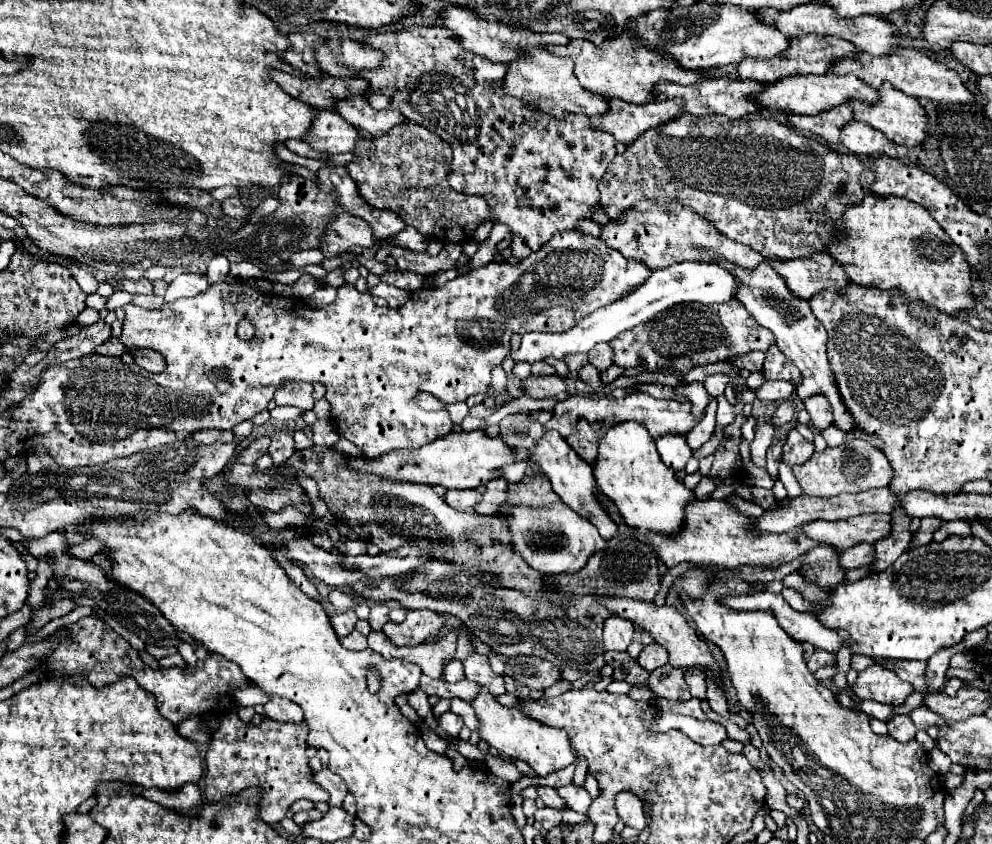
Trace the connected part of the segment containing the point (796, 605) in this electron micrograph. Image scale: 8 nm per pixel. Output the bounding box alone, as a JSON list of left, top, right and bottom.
[782,588,822,614]

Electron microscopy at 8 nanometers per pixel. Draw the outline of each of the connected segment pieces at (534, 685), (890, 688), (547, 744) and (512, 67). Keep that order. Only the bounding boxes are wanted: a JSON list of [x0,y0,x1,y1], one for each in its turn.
[[503,655,561,691],[851,665,911,705],[471,689,575,777],[505,51,609,119]]

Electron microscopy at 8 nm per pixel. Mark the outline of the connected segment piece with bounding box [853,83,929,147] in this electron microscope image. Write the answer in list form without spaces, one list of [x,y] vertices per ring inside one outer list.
[[[889,83],[883,85],[879,95],[881,99],[877,101],[877,107],[865,107],[861,103],[853,103],[853,111],[857,111],[857,121],[863,121],[873,129],[879,129],[881,133],[885,133],[887,139],[891,139],[897,145],[907,145],[907,147],[921,145],[929,137],[929,127],[927,127],[925,107],[919,103],[919,99],[893,89]]]

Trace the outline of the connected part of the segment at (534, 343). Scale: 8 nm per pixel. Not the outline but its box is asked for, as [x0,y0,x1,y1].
[511,261,737,363]

